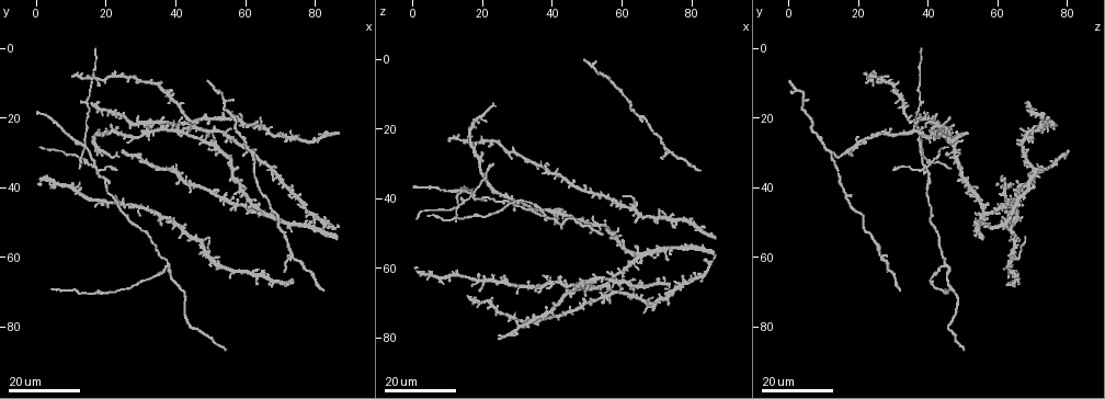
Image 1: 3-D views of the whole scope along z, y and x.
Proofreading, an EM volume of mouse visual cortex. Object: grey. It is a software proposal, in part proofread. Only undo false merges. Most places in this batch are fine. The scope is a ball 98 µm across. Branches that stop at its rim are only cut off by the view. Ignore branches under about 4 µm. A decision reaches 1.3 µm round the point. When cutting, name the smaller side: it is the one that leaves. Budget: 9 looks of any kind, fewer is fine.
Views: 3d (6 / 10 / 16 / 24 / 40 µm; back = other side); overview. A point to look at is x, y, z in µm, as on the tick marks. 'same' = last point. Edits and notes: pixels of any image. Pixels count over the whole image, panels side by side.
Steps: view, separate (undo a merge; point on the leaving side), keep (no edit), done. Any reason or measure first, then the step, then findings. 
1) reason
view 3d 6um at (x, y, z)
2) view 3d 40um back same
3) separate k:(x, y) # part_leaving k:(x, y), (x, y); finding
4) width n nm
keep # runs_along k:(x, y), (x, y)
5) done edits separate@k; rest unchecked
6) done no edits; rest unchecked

four-way junction
view 3d 16um at (16.5, 34.5, 39.5)

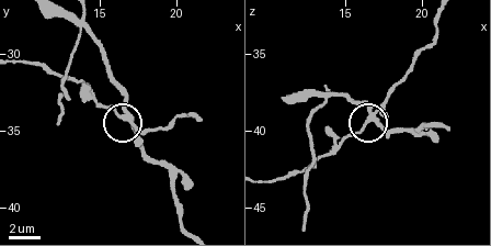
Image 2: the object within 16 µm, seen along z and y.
view 3d 10um at (17.2, 34.2, 39.2)

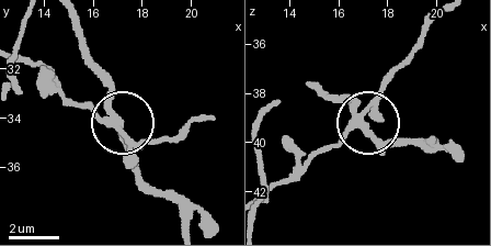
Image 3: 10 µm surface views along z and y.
side_arm 12 um
separate 3:(135, 143) # two neurons meet here

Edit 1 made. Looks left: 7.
view overview

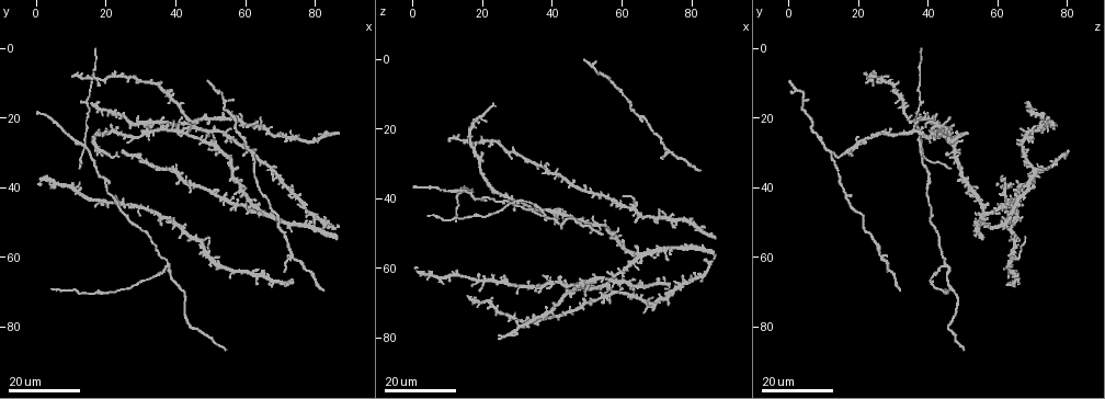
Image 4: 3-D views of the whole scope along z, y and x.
view 3d 24um at (20.0, 24.0, 33.5)

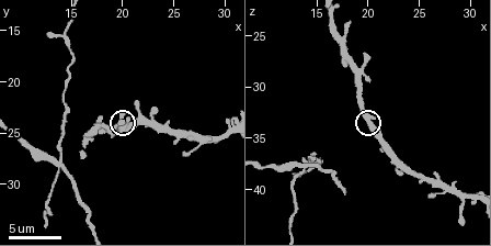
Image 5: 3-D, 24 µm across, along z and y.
view 3d 10um same

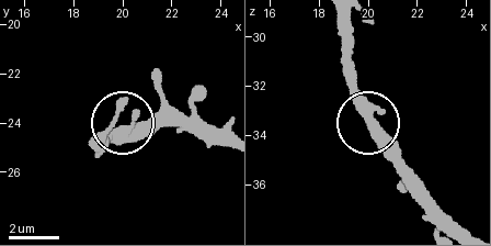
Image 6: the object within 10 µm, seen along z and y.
view 3d 6um same

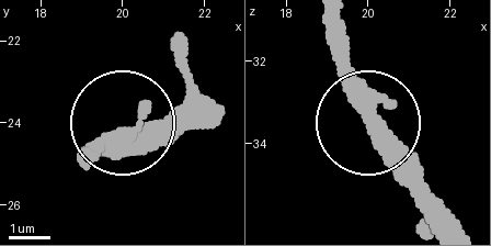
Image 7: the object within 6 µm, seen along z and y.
width 480 nm
keep # continuous, no second neuron

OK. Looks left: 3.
four-way junction
view 3d 10um at (13.6, 28.2, 37.8)

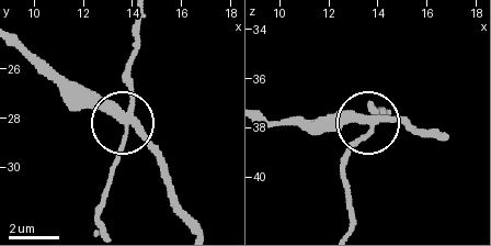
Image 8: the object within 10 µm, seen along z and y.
side_arm 17 um; arms 4
separate 8:(123, 82) # two neurons meet here

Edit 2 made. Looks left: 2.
done edits separate@3, separate@8; rest unchecked

